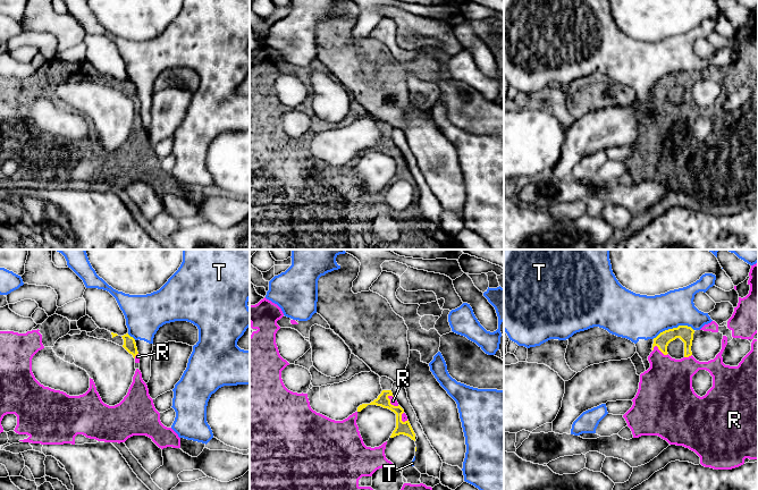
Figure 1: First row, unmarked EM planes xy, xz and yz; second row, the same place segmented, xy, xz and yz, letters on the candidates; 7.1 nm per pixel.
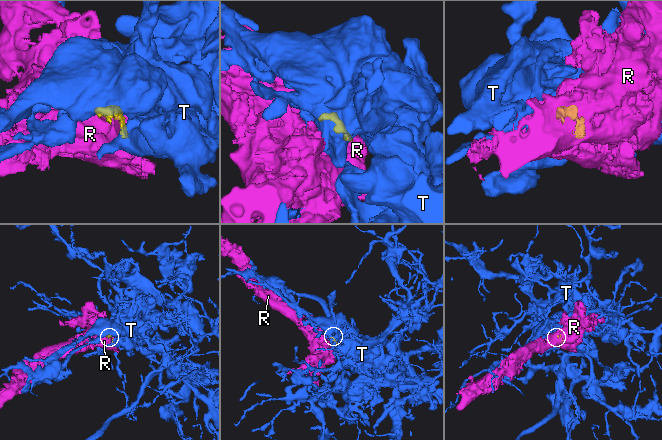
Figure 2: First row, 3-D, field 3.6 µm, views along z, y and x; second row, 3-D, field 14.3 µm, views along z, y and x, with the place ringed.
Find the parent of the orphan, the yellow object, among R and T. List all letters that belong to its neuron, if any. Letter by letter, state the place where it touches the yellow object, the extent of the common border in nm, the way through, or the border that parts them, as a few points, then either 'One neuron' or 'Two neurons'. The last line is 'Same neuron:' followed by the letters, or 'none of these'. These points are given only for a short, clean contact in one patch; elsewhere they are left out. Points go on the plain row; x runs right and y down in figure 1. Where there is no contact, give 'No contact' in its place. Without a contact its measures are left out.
R: Touches yellow at yz (660, 96). Shared border 120 nm. One neuron
T: Touches yellow at yz (673, 74). Shared border 300 nm. Boundary: yz (693, 75), (687, 72), (678, 72), (665, 75), (653, 84). Two neurons
Same neuron: R

